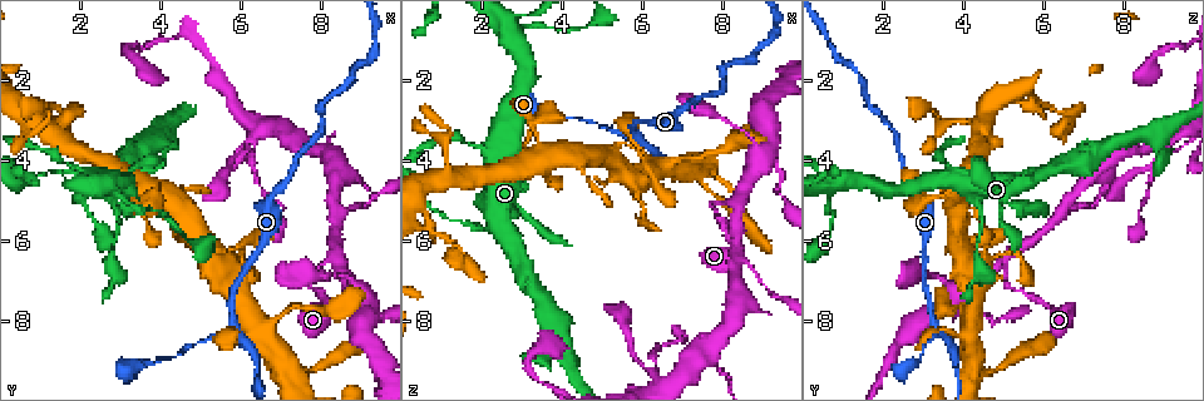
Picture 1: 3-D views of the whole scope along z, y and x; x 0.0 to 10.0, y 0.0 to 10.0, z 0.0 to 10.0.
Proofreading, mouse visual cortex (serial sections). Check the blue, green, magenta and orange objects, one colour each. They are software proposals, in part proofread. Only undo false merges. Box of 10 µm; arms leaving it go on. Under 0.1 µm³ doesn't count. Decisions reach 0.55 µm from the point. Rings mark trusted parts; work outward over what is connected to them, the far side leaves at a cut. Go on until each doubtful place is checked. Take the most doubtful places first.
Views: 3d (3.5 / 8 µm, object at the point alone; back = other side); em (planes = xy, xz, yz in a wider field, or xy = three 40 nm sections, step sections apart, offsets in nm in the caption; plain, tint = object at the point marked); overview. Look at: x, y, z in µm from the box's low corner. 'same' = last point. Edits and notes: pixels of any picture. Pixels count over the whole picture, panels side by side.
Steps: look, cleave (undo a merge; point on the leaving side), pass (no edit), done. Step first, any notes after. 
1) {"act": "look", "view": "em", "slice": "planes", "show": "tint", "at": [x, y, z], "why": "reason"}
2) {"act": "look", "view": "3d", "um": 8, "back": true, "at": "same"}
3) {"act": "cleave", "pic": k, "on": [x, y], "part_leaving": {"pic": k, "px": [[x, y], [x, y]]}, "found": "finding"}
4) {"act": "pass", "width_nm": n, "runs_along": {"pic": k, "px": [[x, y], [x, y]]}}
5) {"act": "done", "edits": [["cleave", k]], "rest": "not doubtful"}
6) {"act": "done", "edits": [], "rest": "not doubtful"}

{"act": "look", "view": "3d", "um": 3.5, "back": true, "at": [7.75, 7.15, 5.10], "why": "sharp bend"}

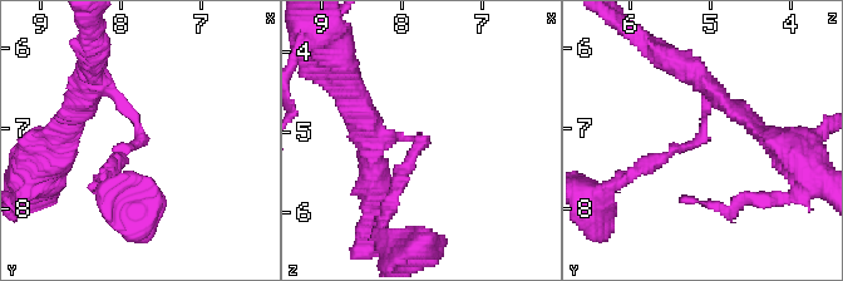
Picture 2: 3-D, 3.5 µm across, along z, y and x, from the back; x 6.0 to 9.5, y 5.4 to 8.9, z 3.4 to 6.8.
{"act": "look", "view": "em", "slice": "xy", "step": 3, "show": "plain", "at": [7.70, 7.15, 5.10], "arm_widths_nm": [150, 200], "why": "need the tissue"}

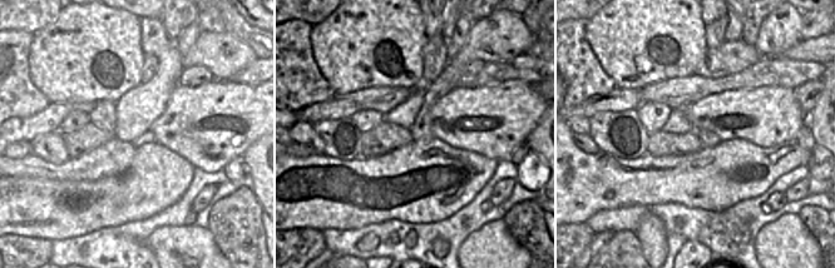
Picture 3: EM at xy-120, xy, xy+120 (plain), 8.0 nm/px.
{"act": "look", "view": "em", "slice": "xy", "step": 3, "show": "tint", "at": "same"}

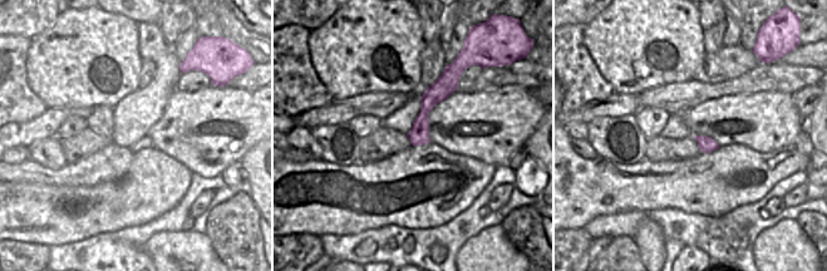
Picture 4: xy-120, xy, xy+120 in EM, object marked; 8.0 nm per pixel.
{"act": "pass", "runs_along": {"pic": 4, "px": [[452, 85], [426, 107], [414, 142]]}, "found": "all the same cell"}

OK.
{"act": "look", "view": "3d", "um": 3.5, "at": [8.25, 6.50, 5.10], "why": "a fork"}

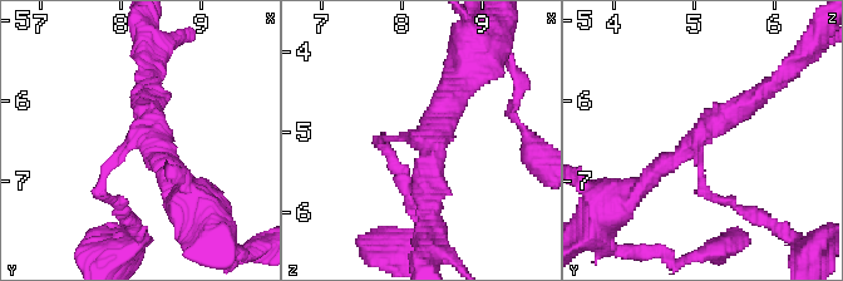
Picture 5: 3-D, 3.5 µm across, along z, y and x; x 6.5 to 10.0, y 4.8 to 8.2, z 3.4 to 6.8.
{"act": "look", "view": "em", "slice": "xy", "step": 1, "show": "tint", "at": [8.25, 6.50, 5.05], "arms": 3, "arm_widths_nm": [150, 250, 300]}

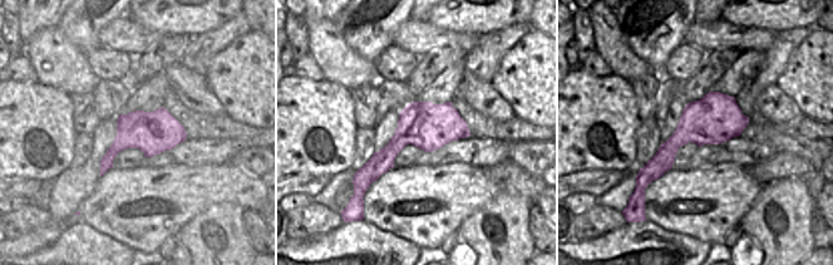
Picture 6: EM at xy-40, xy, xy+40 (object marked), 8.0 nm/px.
{"act": "pass", "runs_along": {"pic": 5, "px": [[108, 198], [100, 174], [151, 124], [151, 90]]}, "found": "all the same cell"}

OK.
{"act": "look", "view": "3d", "um": 3.5, "at": [8.40, 5.50, 6.35], "why": "two arms in line, one across"}

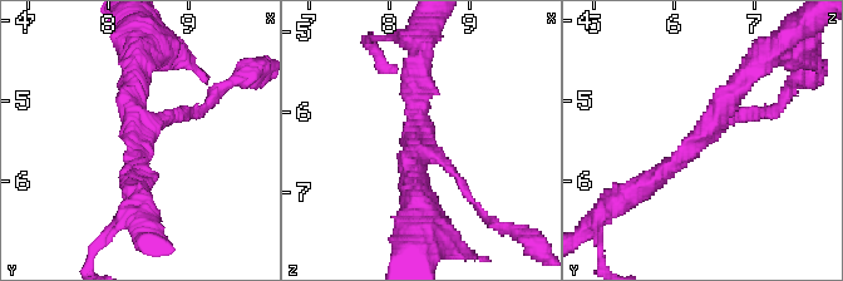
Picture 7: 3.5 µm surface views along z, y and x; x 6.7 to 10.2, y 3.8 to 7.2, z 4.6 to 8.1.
{"act": "pass", "arms": 3, "runs_along": {"pic": 7, "px": [[640, 190], [695, 147], [753, 67]]}, "found": "all the same cell"}

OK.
{"act": "look", "view": "3d", "um": 8, "at": [2.05, 4.45, 5.75], "why": "small branch off a trunk"}

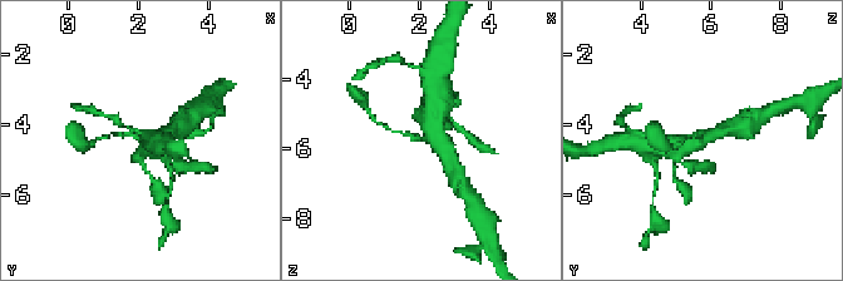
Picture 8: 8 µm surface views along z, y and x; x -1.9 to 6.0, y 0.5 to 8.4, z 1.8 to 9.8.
{"act": "look", "view": "3d", "um": 3.5, "at": "same", "why": "zoom in"}

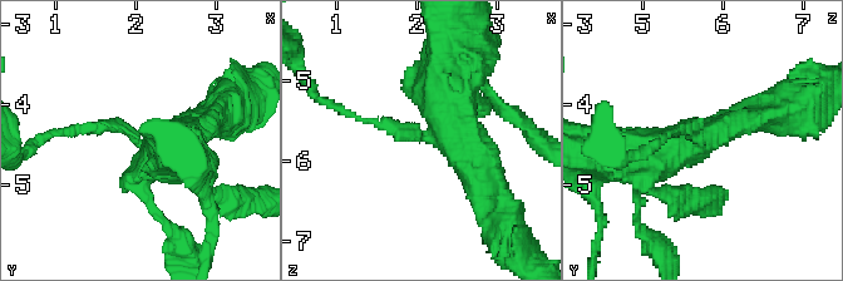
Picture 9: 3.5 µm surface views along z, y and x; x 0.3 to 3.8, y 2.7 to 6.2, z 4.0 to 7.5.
{"act": "look", "view": "em", "slice": "planes", "show": "tint", "at": [2.05, 4.50, 5.65], "arms": 3, "arm_widths_nm": [100, 400, 500]}

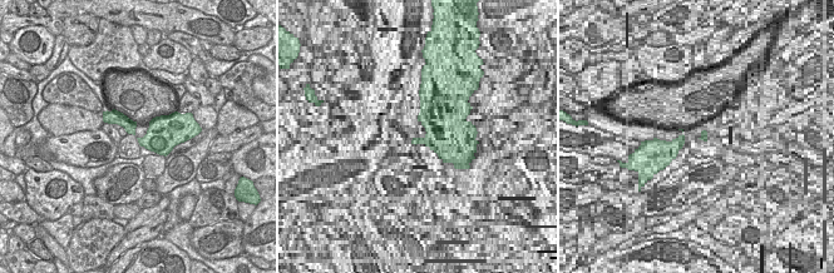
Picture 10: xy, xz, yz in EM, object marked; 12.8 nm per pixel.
{"act": "pass", "runs_along": {"pic": 9, "px": [[463, 65], [450, 133], [346, 113]]}, "found": "one cell here"}

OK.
{"act": "done", "edits": [], "rest": "not doubtful"}

